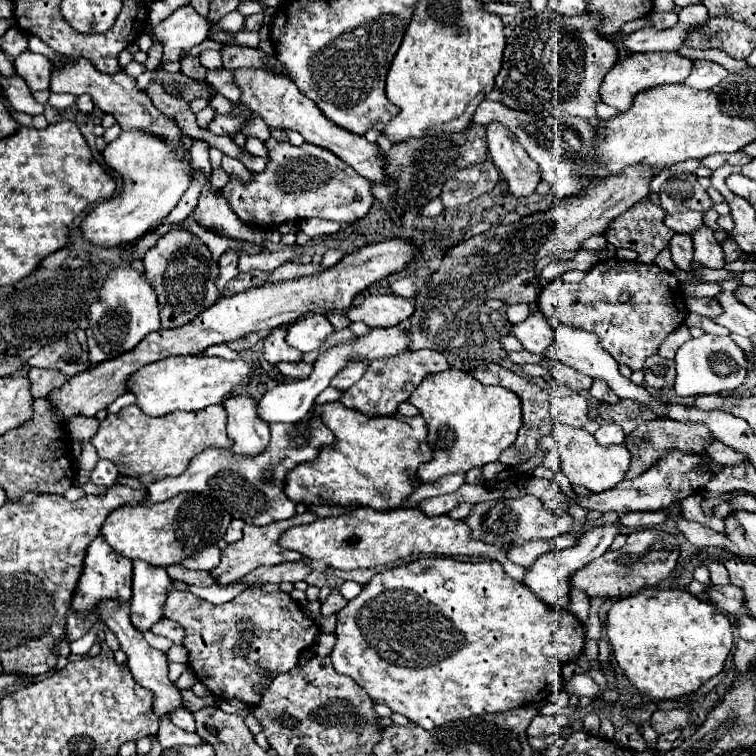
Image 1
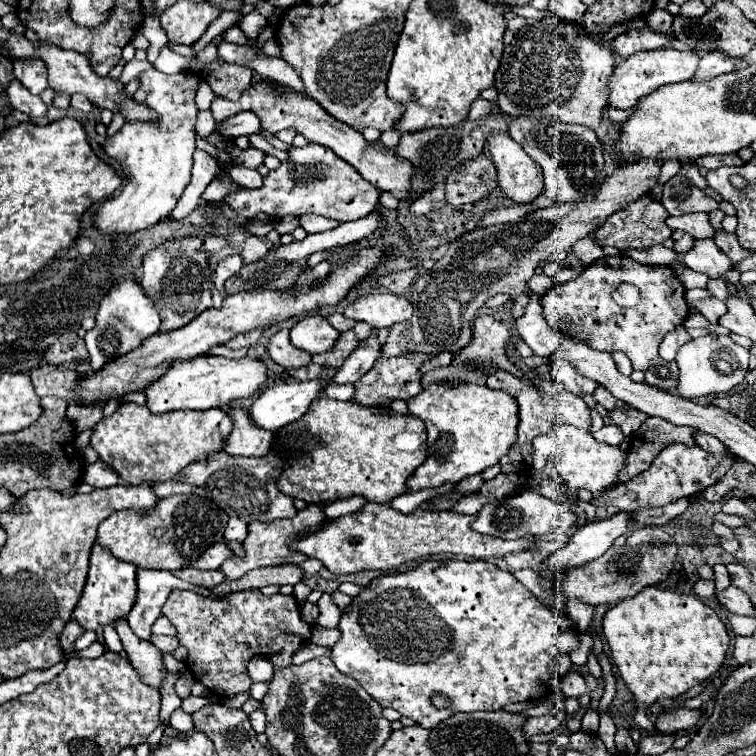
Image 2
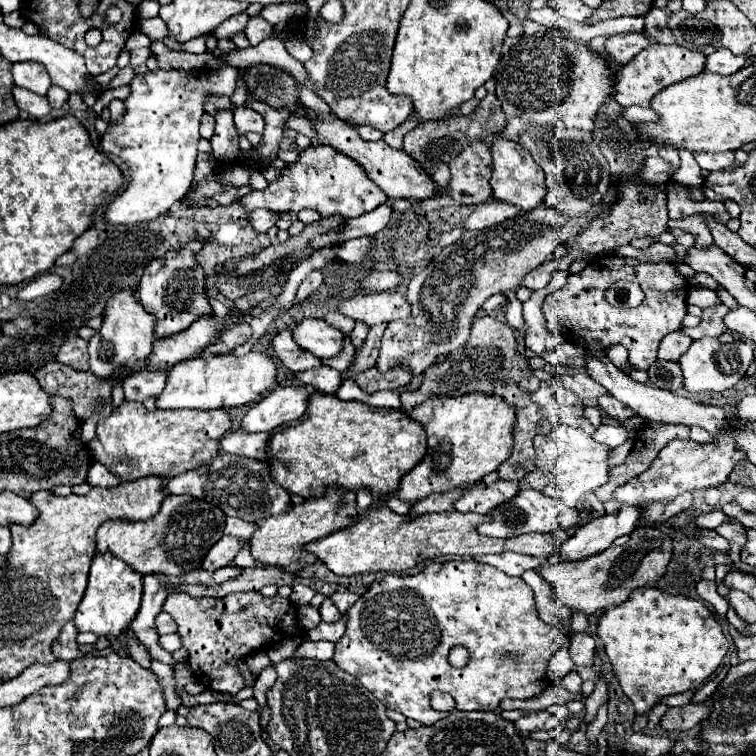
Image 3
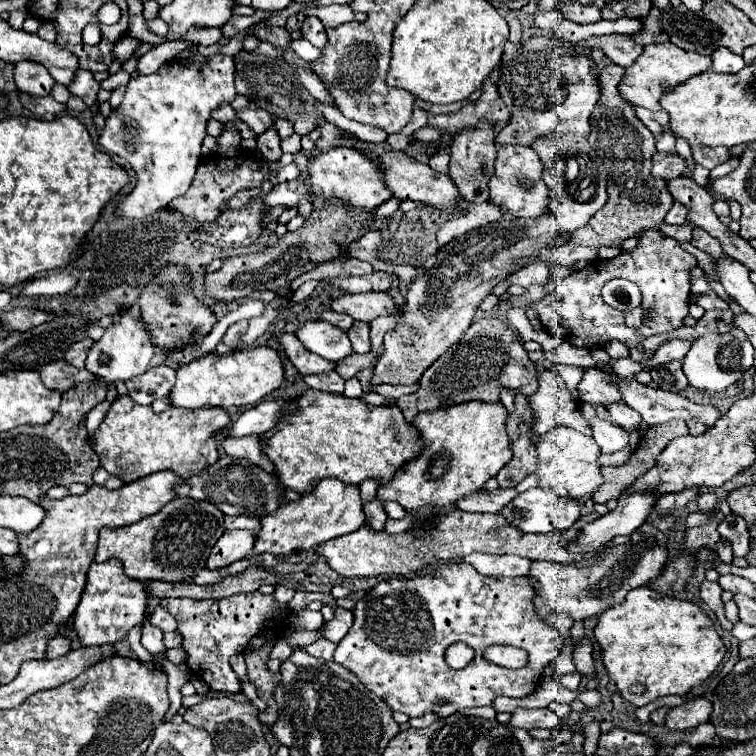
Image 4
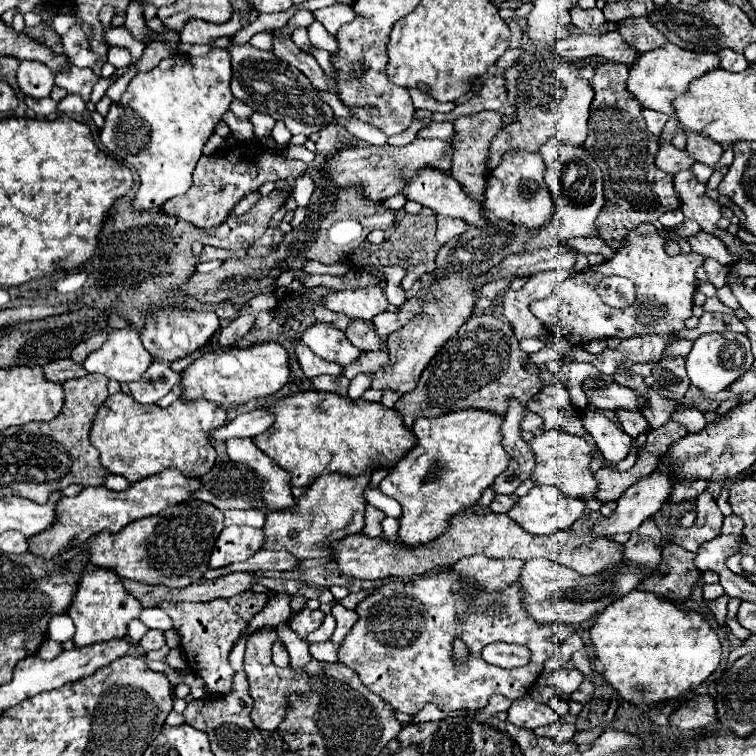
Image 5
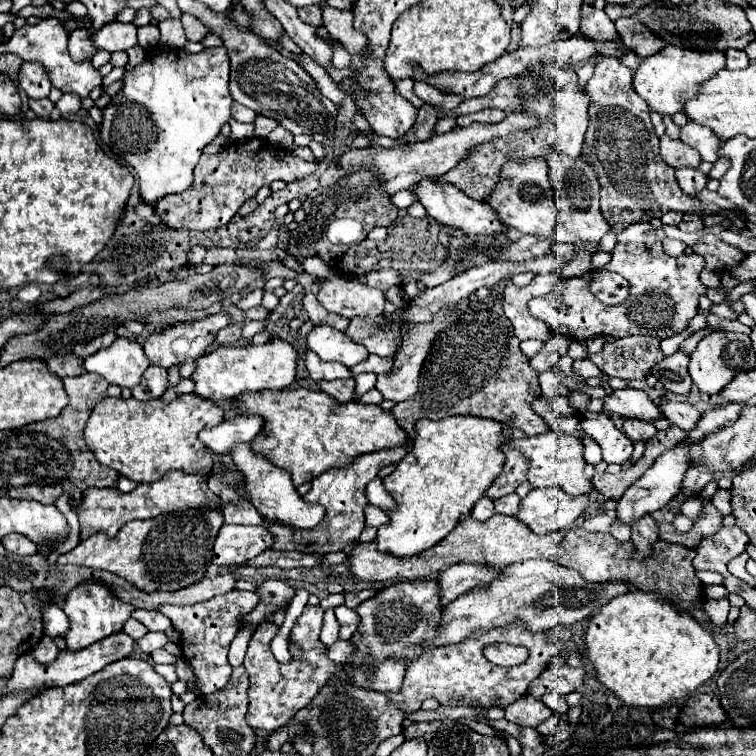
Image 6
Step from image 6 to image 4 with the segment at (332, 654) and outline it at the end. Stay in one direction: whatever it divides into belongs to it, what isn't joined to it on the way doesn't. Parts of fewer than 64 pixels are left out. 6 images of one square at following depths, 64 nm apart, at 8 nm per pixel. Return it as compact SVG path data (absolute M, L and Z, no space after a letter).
M322 638L322 640L318 640L318 642L314 642L314 644L310 644L310 646L306 646L306 652L308 654L312 654L312 656L316 656L316 658L324 658L324 660L332 660L332 654L334 654L334 644L332 642L328 642L326 638Z

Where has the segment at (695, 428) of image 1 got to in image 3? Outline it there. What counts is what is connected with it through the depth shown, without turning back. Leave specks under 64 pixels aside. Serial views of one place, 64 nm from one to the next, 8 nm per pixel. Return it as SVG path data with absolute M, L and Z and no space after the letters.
M644 422L642 428L636 432L634 448L628 454L626 462L610 468L608 482L600 486L594 494L600 502L608 502L614 494L614 488L630 482L638 474L650 468L658 452L674 438L688 438L688 426L686 424L648 424Z

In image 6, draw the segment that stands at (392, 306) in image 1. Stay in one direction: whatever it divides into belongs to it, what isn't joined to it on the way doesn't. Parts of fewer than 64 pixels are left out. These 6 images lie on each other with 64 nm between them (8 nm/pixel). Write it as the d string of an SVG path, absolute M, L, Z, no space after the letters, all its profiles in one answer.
M340 274L324 280L318 290L318 302L328 312L344 318L354 316L378 316L384 312L384 292L362 284L358 280L348 280Z

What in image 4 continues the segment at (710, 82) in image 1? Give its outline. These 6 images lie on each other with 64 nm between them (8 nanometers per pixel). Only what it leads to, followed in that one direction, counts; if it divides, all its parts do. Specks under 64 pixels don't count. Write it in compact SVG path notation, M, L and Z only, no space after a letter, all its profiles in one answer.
M718 48L714 54L712 54L712 70L716 72L730 72L730 74L736 74L744 68L744 60L742 56L734 54L734 52L728 52L728 48Z

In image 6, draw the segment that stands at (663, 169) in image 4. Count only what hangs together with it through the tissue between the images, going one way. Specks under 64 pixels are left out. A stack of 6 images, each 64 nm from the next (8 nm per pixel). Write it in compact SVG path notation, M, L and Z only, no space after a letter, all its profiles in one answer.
M662 136L660 138L660 154L662 154L662 160L668 162L668 166L676 168L676 166L694 166L698 168L702 158L700 158L700 152L696 152L694 148L682 144L682 140L674 140L670 136Z

